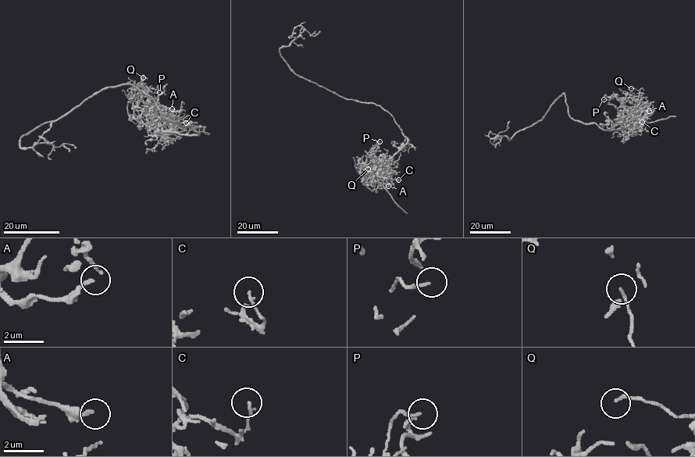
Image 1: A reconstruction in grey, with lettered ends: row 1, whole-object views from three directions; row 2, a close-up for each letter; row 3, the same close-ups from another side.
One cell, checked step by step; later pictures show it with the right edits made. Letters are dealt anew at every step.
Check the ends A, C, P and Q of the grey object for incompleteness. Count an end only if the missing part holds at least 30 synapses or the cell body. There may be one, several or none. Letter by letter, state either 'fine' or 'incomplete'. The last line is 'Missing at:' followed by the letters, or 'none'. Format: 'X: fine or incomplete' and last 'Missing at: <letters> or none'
A: fine
C: fine
P: fine
Q: fine
Missing at: none

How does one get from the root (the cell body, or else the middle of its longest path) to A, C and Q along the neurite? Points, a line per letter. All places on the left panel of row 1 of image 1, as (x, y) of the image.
A: (132, 86), (163, 116), (197, 135), (157, 128), (162, 116), (172, 117), (158, 103), (172, 108)
C: (132, 86), (145, 92), (163, 116), (190, 125), (197, 134), (158, 129), (160, 118), (176, 126), (186, 123)
Q: (132, 86), (145, 92), (163, 116), (190, 125), (197, 135), (165, 132), (135, 114), (143, 77)

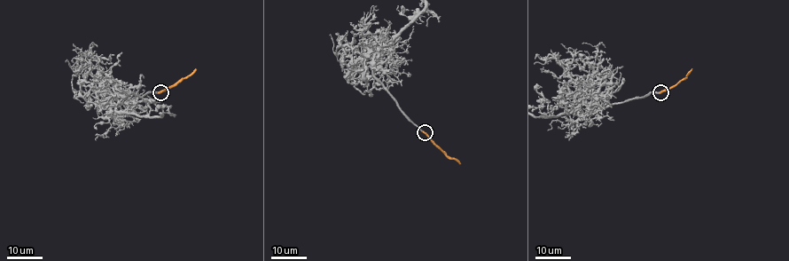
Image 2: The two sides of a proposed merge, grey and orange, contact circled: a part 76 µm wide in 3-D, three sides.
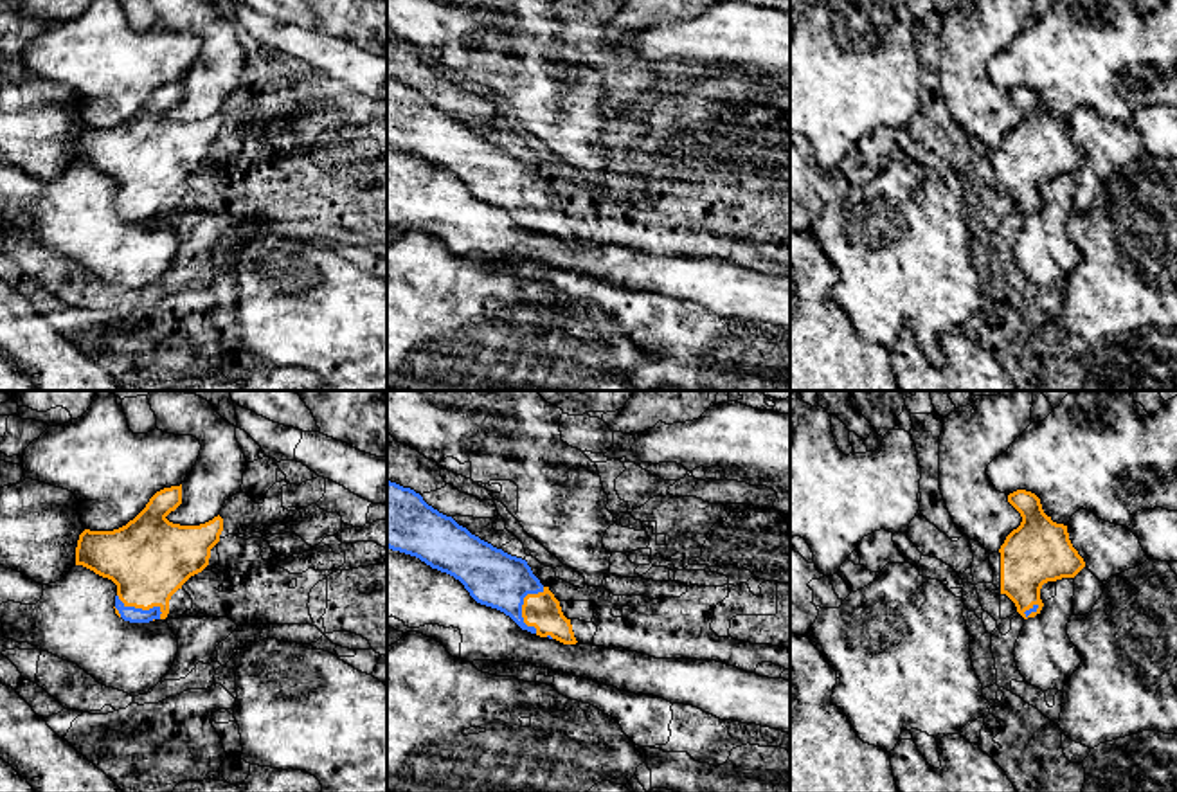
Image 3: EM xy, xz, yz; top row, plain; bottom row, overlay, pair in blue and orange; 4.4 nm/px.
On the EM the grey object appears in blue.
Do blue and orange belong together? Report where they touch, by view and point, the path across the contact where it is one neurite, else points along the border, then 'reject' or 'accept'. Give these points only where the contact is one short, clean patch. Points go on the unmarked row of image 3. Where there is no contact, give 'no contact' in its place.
xz (521, 204) | accept

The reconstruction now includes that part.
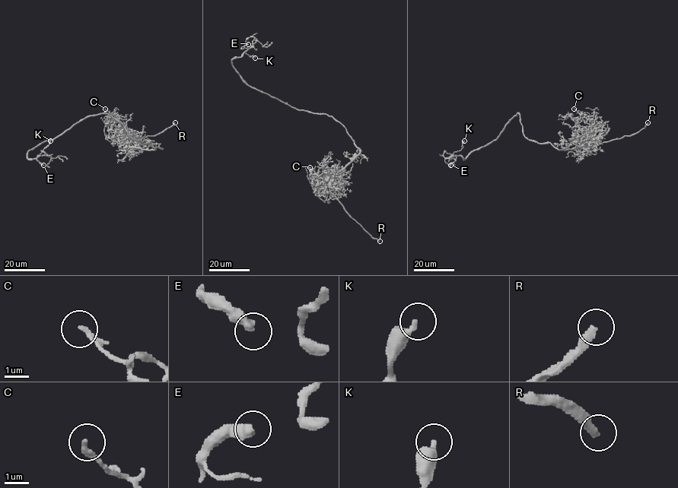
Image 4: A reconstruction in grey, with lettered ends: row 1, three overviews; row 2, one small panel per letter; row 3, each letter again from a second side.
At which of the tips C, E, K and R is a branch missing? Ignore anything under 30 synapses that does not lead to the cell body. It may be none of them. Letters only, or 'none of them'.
R

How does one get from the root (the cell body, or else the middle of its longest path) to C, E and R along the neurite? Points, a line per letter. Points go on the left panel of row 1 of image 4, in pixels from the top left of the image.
C: (116, 120), (129, 137), (149, 143), (154, 149), (131, 147), (121, 143), (109, 128), (112, 114), (105, 109)
E: (116, 120), (106, 113), (91, 115), (41, 143), (27, 157), (50, 158), (43, 152), (36, 158), (43, 165)
R: (116, 120), (129, 137), (149, 143), (154, 148), (141, 150), (125, 146), (157, 135), (175, 122)

